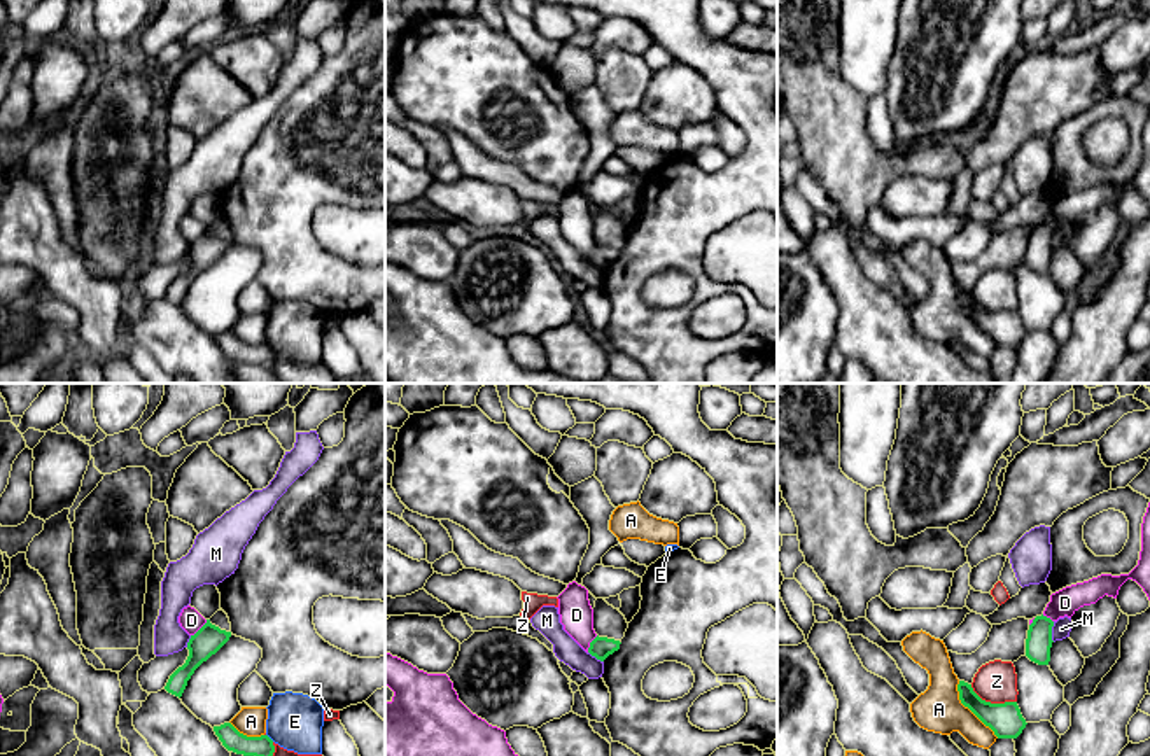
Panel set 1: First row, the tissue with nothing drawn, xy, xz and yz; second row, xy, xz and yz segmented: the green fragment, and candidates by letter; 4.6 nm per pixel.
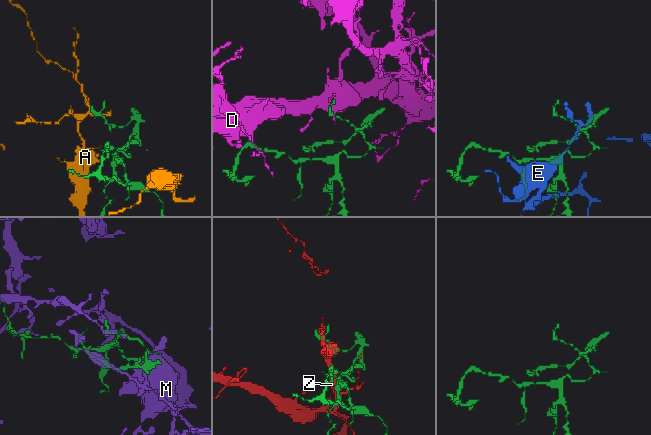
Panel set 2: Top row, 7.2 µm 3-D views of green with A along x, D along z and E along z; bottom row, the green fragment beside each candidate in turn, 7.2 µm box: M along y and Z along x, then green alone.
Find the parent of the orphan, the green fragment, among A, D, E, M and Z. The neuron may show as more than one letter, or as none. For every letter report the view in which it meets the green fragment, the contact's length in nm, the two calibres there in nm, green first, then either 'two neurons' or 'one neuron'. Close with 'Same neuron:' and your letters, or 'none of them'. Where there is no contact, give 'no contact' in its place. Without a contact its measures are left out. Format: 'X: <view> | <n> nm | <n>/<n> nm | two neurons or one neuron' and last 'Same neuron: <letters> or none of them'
A: yz | 320 nm | 160/220 nm | two neurons
D: xy | 110 nm | 140/100 nm | two neurons
E: xy | 50 nm | 100/260 nm | two neurons
M: yz | 100 nm | 120/90 nm | two neurons
Z: yz | 240 nm | 160/190 nm | two neurons
Same neuron: none of them

